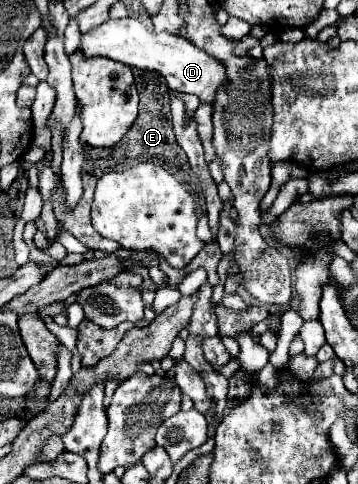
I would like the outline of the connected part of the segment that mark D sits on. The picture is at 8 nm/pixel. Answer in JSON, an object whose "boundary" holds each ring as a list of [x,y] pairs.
{"boundary":[[[131,17],[115,19],[115,21],[109,19],[101,27],[81,35],[81,49],[85,57],[99,55],[99,57],[109,57],[113,61],[121,61],[131,67],[155,71],[163,79],[167,79],[169,89],[175,89],[179,93],[193,93],[201,99],[201,103],[209,103],[209,105],[215,103],[217,89],[227,83],[227,71],[219,59],[213,59],[209,53],[195,47],[185,37],[149,31],[143,23]]]}

